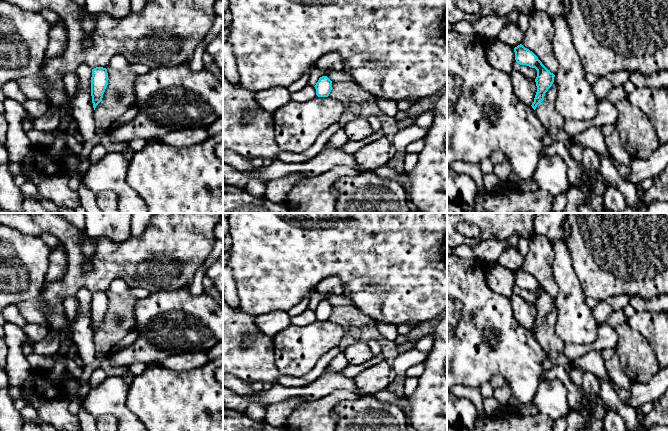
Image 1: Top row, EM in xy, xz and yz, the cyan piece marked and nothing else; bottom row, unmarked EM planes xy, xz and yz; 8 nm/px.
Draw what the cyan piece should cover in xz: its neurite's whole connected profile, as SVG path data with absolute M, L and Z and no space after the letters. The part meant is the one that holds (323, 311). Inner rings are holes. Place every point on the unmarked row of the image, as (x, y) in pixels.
M322 300L314 311L318 321L328 321L332 314L332 305L327 300Z

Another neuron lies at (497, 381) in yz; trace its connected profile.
M495 375L491 380L490 384L494 389L503 386L506 383L505 378L502 375Z

